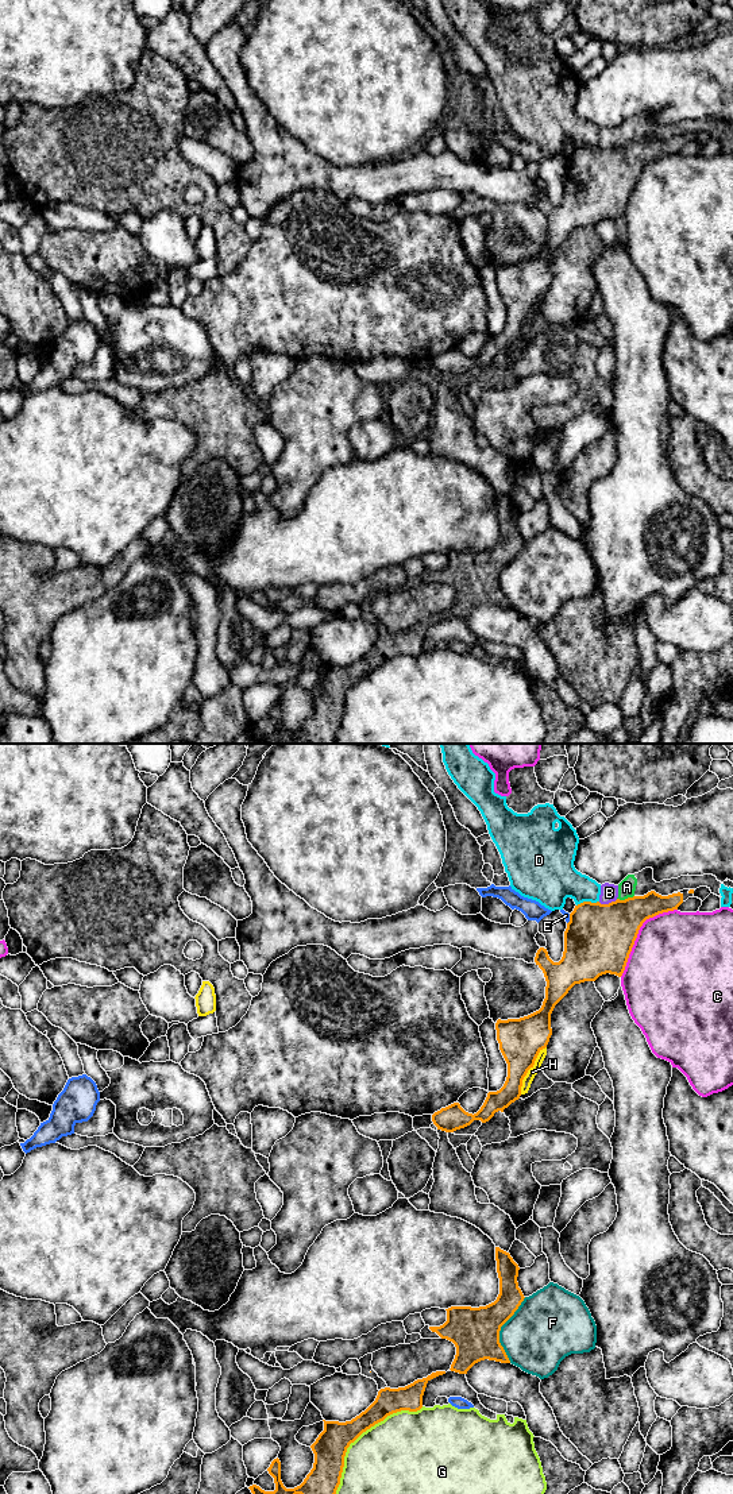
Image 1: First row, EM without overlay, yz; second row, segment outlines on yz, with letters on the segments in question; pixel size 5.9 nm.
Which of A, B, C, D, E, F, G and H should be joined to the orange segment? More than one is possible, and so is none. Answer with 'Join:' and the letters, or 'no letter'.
Join: no letter

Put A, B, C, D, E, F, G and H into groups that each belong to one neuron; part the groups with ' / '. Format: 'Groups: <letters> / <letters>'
Groups: A B D / C / E / F / G / H

